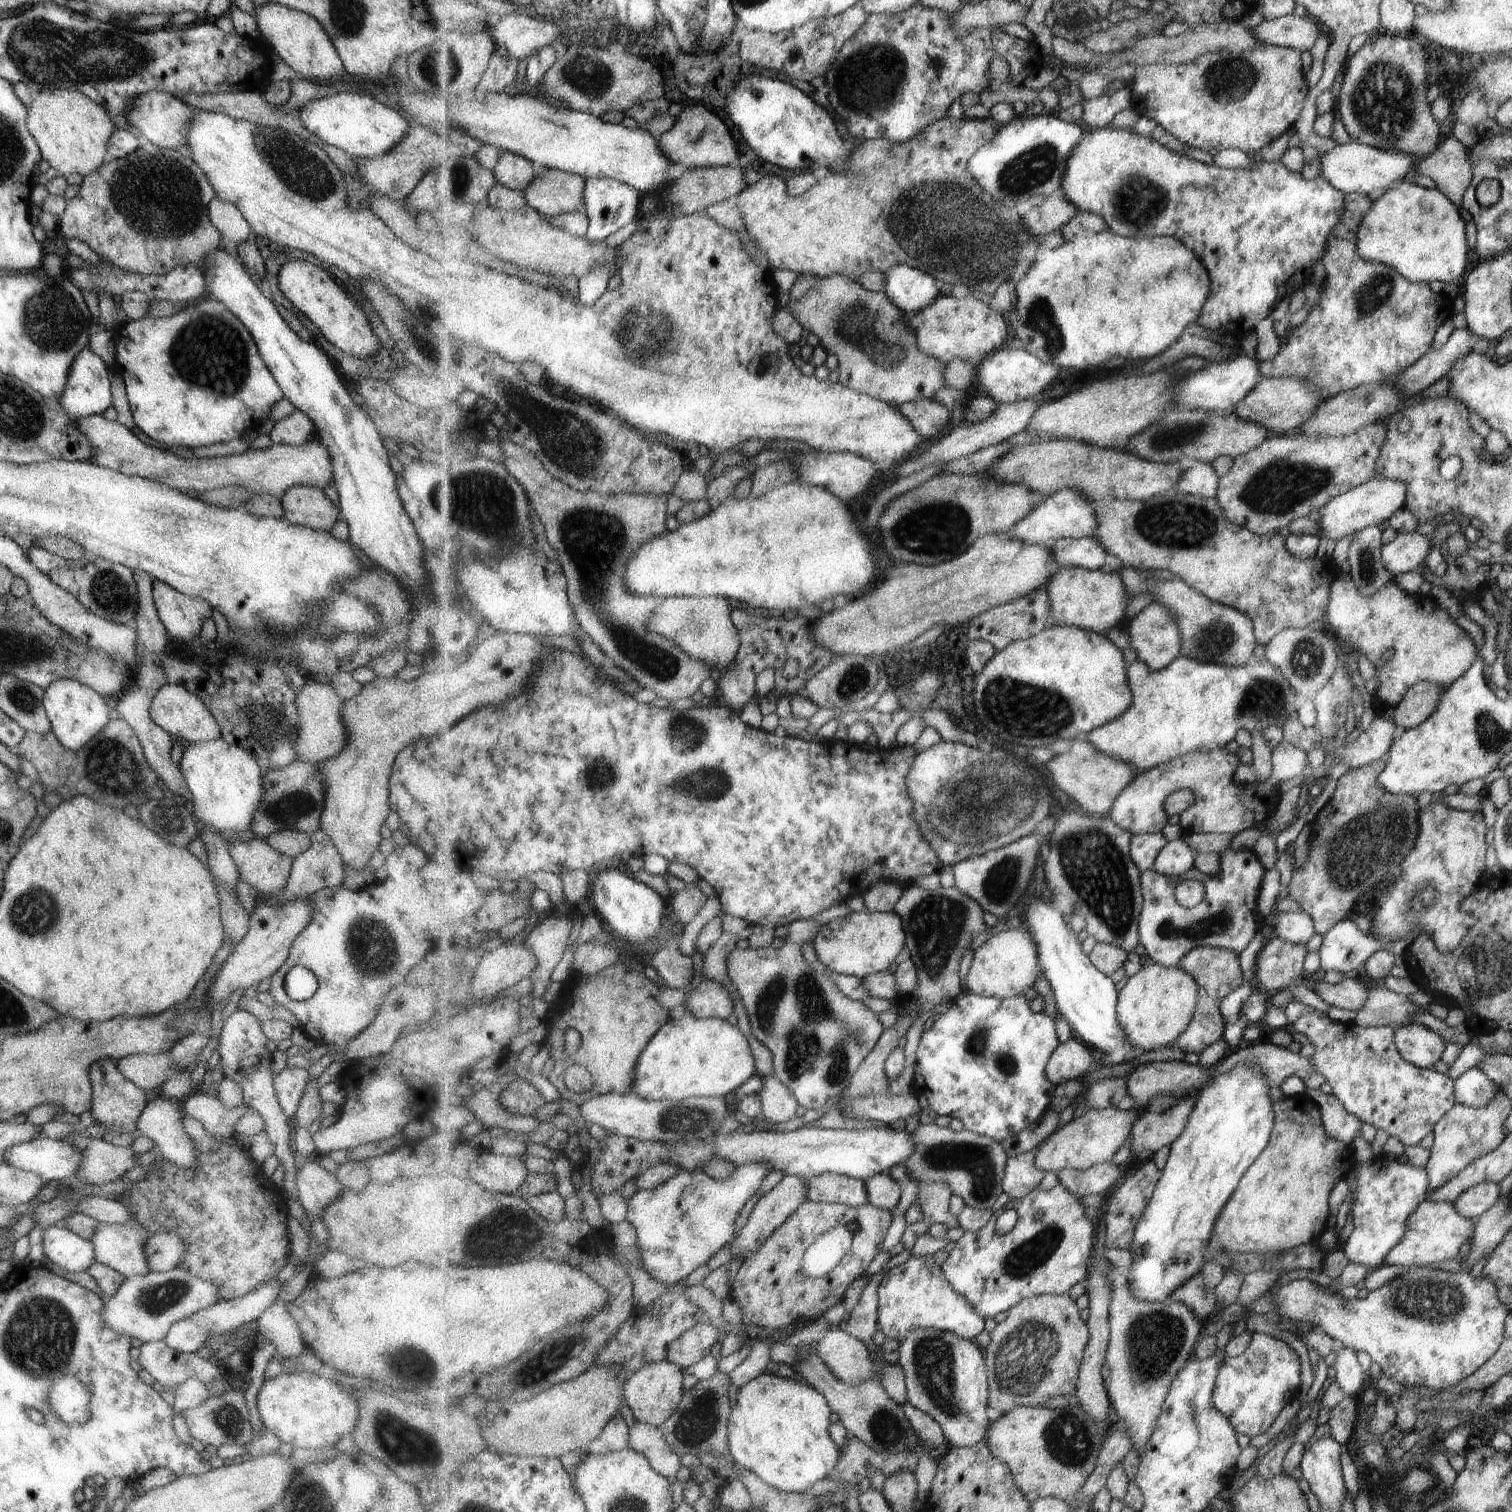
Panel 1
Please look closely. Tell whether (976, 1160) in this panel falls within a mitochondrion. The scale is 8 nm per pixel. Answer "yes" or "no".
yes

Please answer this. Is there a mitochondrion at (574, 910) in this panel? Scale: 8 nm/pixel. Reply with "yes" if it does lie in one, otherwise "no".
no

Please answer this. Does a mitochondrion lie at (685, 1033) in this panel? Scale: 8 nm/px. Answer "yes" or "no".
no

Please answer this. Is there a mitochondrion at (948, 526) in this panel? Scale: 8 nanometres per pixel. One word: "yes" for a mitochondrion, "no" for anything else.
yes

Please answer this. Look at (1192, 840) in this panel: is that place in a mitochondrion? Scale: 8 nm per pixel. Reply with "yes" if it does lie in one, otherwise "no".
no

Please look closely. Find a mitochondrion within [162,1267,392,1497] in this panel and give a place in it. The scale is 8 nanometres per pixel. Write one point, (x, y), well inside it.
(230, 1418)

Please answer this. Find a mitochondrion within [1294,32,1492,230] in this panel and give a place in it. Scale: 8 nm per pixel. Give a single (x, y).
(1383, 102)

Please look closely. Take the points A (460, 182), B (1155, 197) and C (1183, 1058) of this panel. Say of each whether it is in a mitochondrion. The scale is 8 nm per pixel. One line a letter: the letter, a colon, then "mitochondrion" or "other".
A: mitochondrion
B: mitochondrion
C: other

